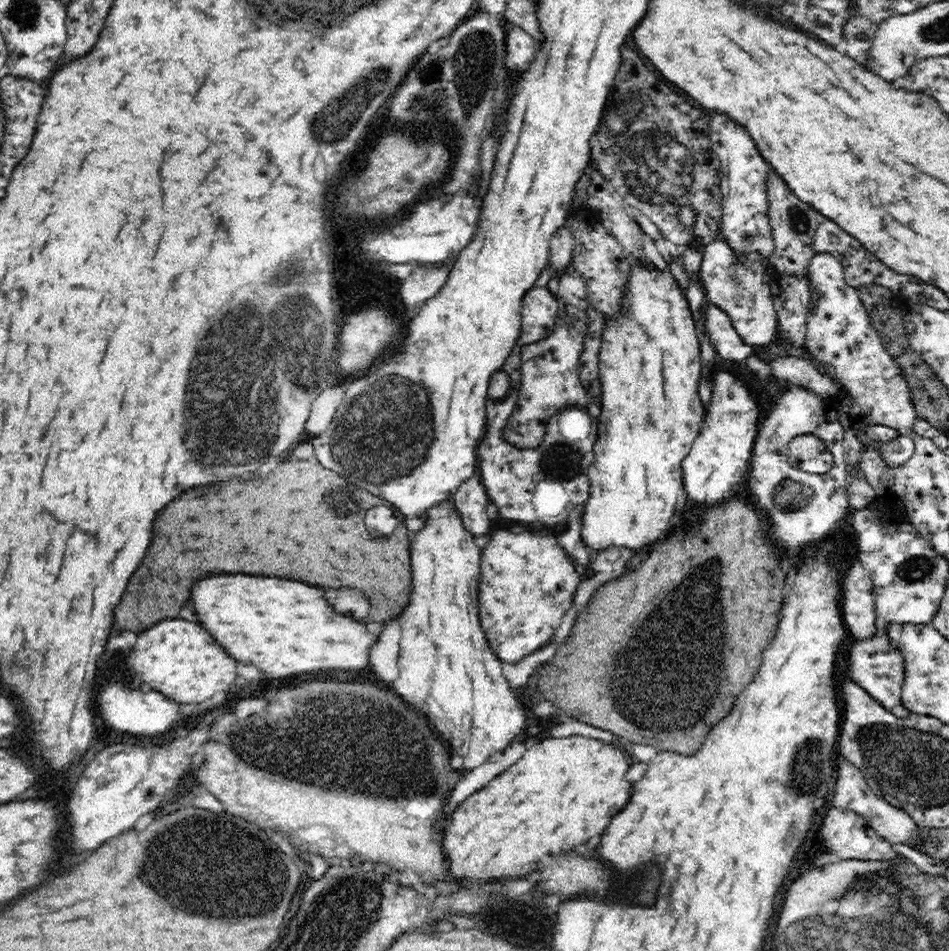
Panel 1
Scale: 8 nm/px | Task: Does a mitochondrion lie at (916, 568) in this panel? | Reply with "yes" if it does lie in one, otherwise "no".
yes

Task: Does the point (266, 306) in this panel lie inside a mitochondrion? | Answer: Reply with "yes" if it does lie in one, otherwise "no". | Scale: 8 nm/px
yes

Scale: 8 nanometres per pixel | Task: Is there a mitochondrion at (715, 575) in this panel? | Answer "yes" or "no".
yes

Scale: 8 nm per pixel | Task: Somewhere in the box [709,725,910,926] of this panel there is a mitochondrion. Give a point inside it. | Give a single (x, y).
(806, 767)

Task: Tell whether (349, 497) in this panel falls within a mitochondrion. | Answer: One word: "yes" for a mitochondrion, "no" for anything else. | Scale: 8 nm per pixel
yes

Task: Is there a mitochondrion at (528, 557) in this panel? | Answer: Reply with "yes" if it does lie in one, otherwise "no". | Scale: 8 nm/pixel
no

